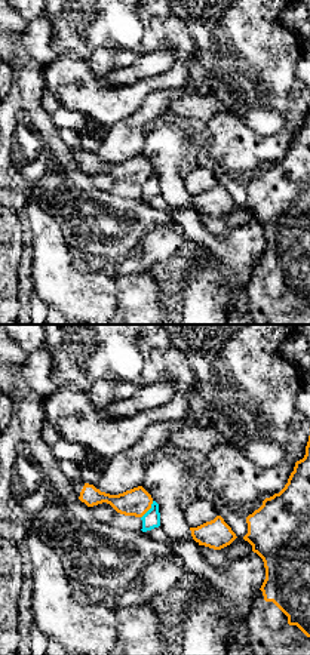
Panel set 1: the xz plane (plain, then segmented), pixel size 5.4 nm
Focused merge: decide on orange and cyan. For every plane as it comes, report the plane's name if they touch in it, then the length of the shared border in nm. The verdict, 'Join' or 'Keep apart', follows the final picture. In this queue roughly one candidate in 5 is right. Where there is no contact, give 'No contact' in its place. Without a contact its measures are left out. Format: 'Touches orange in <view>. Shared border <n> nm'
Touches orange in xz. Shared border 120 nm

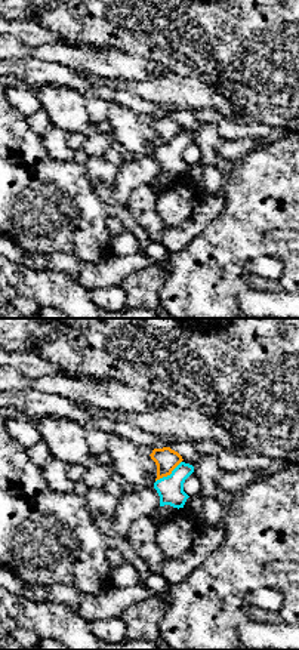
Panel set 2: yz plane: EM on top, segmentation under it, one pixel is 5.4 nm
Touches orange in yz. Shared border 180 nm

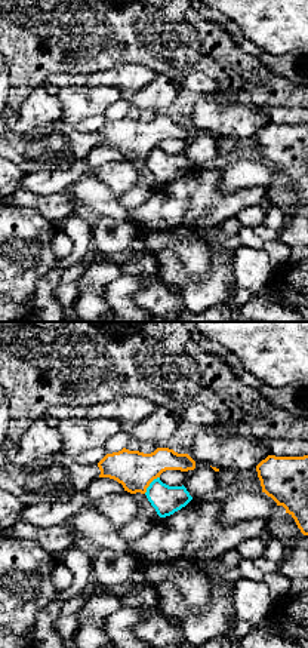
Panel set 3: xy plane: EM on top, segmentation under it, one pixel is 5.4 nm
Touches orange in xy. Shared border 130 nm

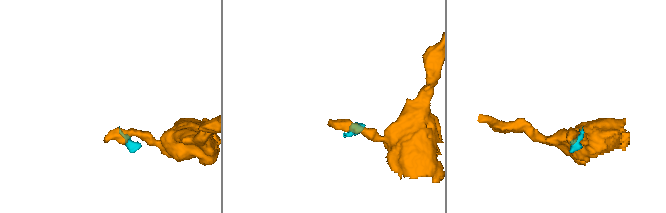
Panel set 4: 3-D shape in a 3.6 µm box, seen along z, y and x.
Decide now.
Keep apart

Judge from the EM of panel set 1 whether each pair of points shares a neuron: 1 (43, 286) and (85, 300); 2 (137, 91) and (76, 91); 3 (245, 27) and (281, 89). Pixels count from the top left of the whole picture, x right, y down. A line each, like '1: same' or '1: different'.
1: same
2: same
3: same

